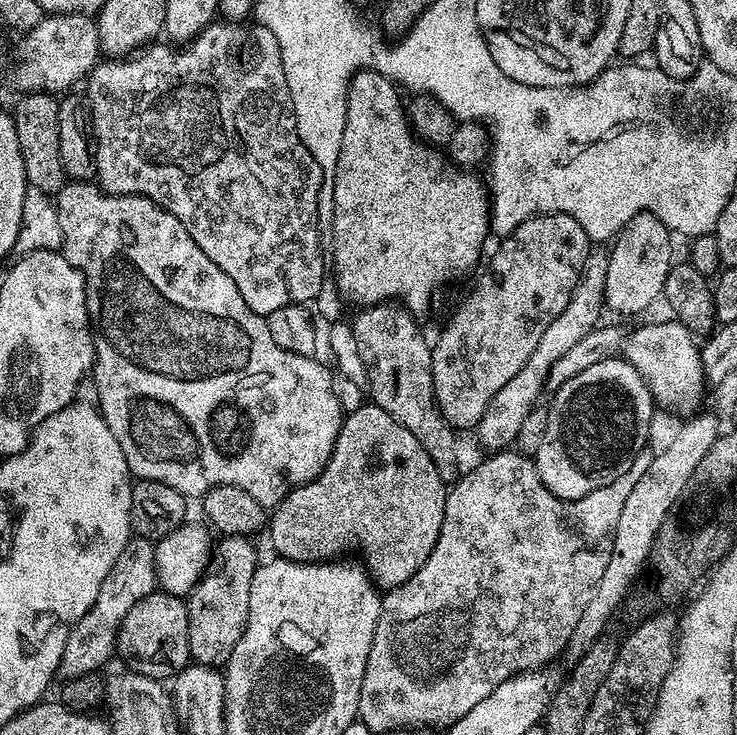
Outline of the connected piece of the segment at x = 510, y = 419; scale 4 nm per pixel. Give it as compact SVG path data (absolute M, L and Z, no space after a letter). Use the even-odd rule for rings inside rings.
M589 247L588 257L580 271L580 281L577 282L576 289L572 291L570 302L566 302L566 310L562 310L562 314L552 317L542 338L538 338L538 346L534 346L534 352L530 354L530 358L526 358L522 370L518 370L518 374L514 374L514 378L510 378L510 382L506 382L506 386L502 386L489 401L474 429L476 440L485 448L485 453L495 454L507 449L515 441L528 409L533 407L535 400L532 399L539 394L540 386L542 388L545 385L552 364L562 354L566 354L566 350L570 350L570 346L574 346L574 342L578 342L578 338L582 338L601 323L600 308L602 309L604 304L608 254L607 247Z

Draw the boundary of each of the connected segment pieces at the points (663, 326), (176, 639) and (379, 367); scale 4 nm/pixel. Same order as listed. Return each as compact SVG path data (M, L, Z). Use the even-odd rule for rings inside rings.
M675 318L667 319L657 324L644 324L632 333L629 331L622 345L622 356L634 366L634 370L638 370L657 405L688 408L706 389L700 348L697 337L689 328Z
M157 590L137 600L116 630L116 652L131 671L153 678L168 678L189 663L188 605L181 597Z
M396 302L370 304L360 312L350 327L358 342L358 354L368 372L367 387L372 387L371 403L391 414L396 422L412 430L422 442L423 449L430 454L440 476L451 479L455 472L455 433L441 415L435 404L432 388L432 350L429 341L424 341L420 328L415 324L413 313ZM397 304L397 305L396 305Z

